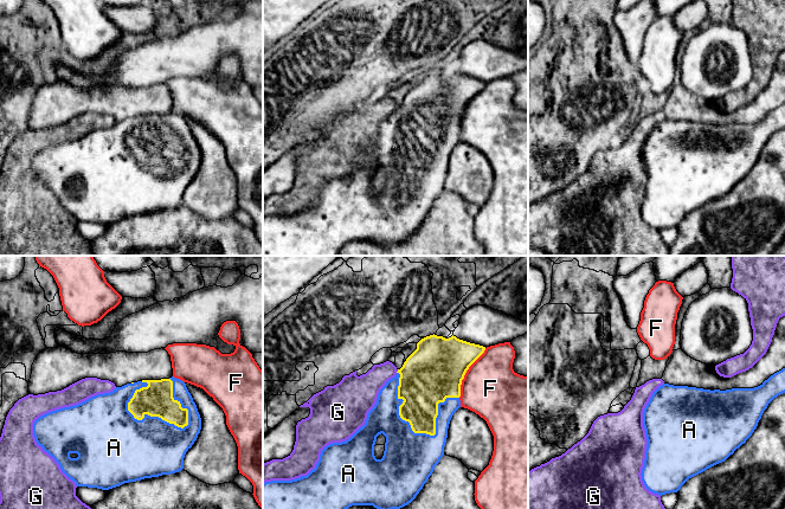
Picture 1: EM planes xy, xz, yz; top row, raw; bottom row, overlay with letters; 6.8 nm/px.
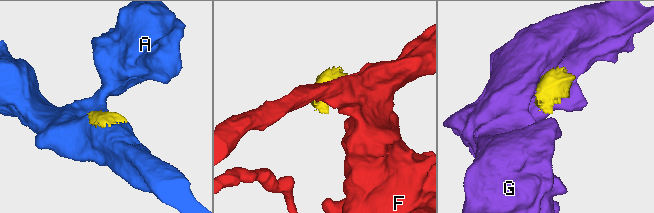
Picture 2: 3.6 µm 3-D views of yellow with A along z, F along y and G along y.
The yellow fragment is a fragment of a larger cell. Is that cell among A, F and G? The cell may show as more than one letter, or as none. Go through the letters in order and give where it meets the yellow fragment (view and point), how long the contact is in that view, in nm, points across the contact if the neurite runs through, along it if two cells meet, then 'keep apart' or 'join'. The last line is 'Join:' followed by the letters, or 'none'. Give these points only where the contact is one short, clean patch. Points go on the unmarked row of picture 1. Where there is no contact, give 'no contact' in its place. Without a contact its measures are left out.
A: xy (154, 150) | 440 nm | join
F: xz (465, 107) | 380 nm | keep apart
G: xz (398, 105) | 30 nm | along xz (398, 104), (396, 107) | keep apart
Join: A

